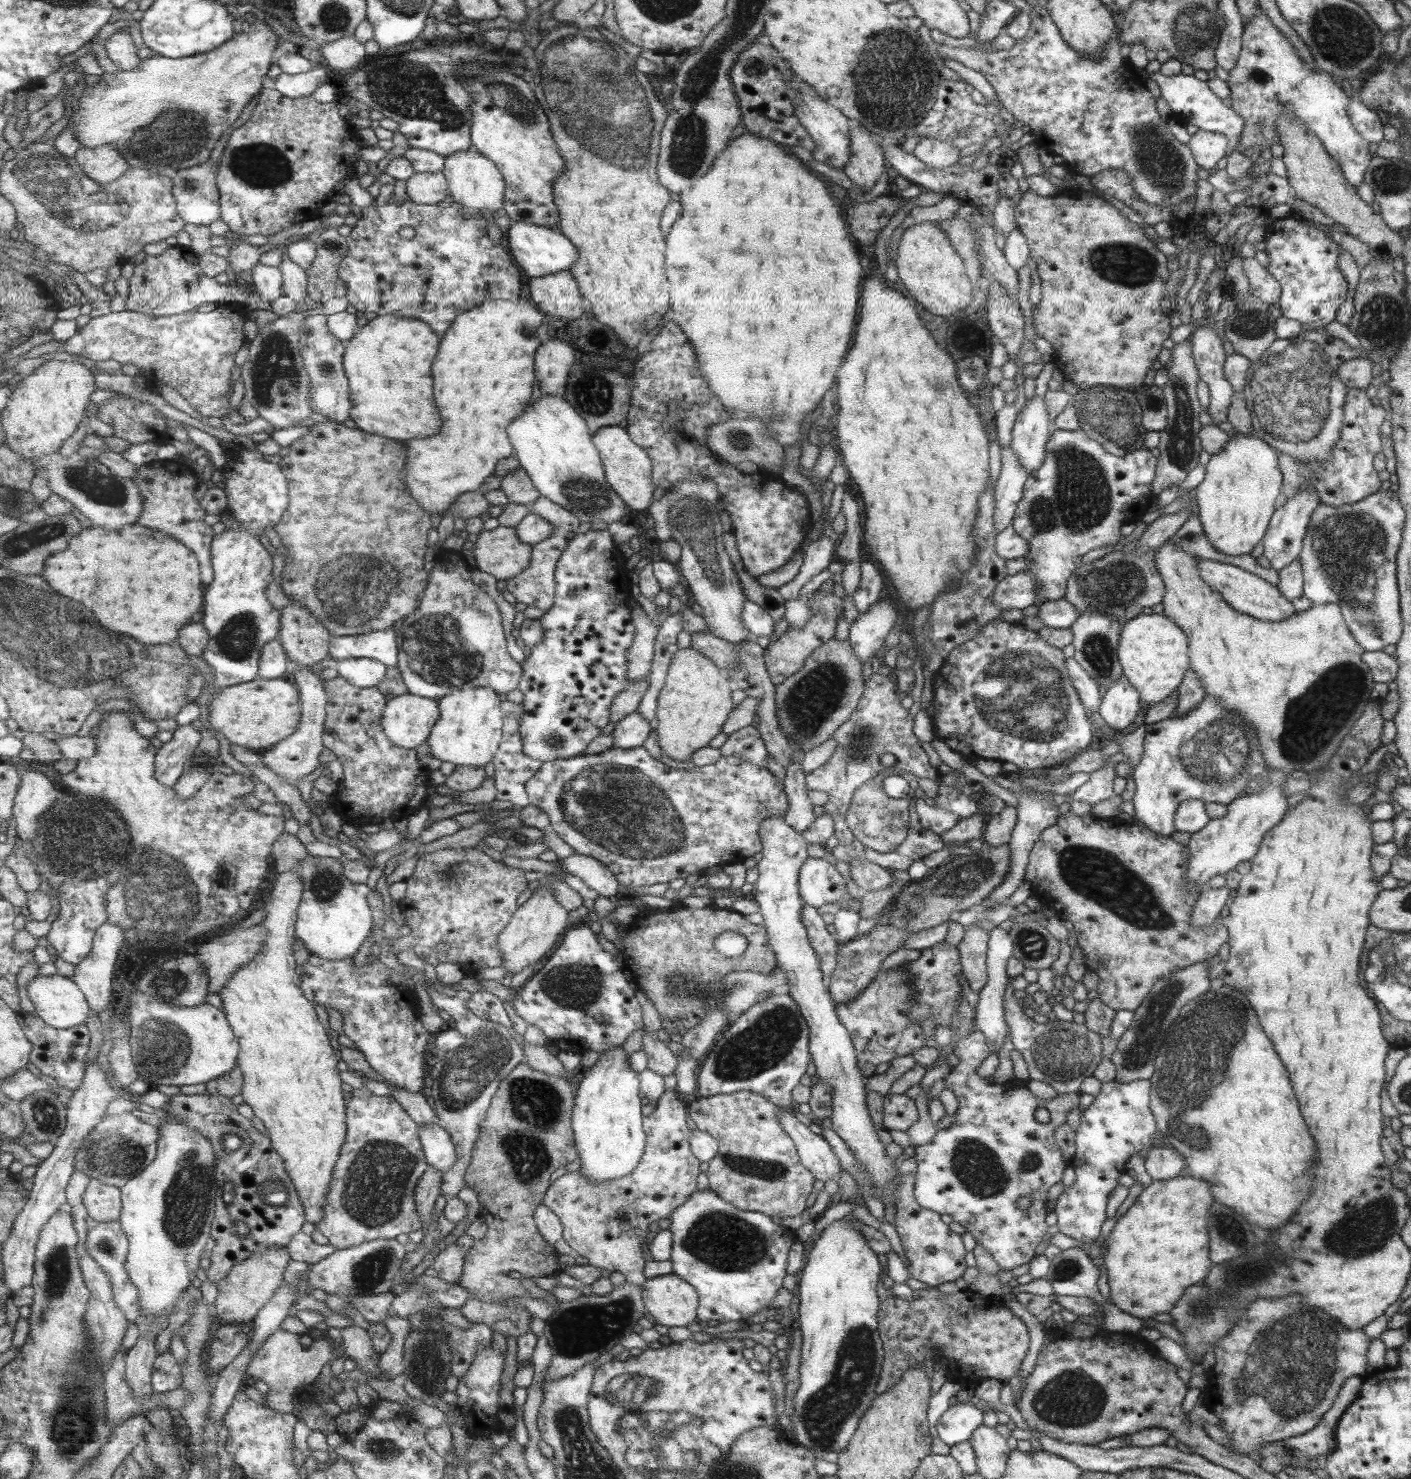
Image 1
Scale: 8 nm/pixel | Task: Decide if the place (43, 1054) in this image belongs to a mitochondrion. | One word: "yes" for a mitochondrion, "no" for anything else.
no

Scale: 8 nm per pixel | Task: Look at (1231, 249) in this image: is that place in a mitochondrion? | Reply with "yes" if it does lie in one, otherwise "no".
no

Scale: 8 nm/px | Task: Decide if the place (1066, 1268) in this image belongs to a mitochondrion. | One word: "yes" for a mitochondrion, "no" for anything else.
yes

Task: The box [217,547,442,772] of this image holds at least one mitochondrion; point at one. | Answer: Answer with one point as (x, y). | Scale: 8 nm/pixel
(353, 592)

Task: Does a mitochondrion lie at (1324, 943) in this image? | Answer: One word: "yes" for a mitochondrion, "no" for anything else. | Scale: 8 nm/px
no

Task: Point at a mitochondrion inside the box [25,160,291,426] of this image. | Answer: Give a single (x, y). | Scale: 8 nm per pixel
(189, 179)

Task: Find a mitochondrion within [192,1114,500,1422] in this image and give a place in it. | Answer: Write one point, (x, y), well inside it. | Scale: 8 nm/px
(373, 1193)

